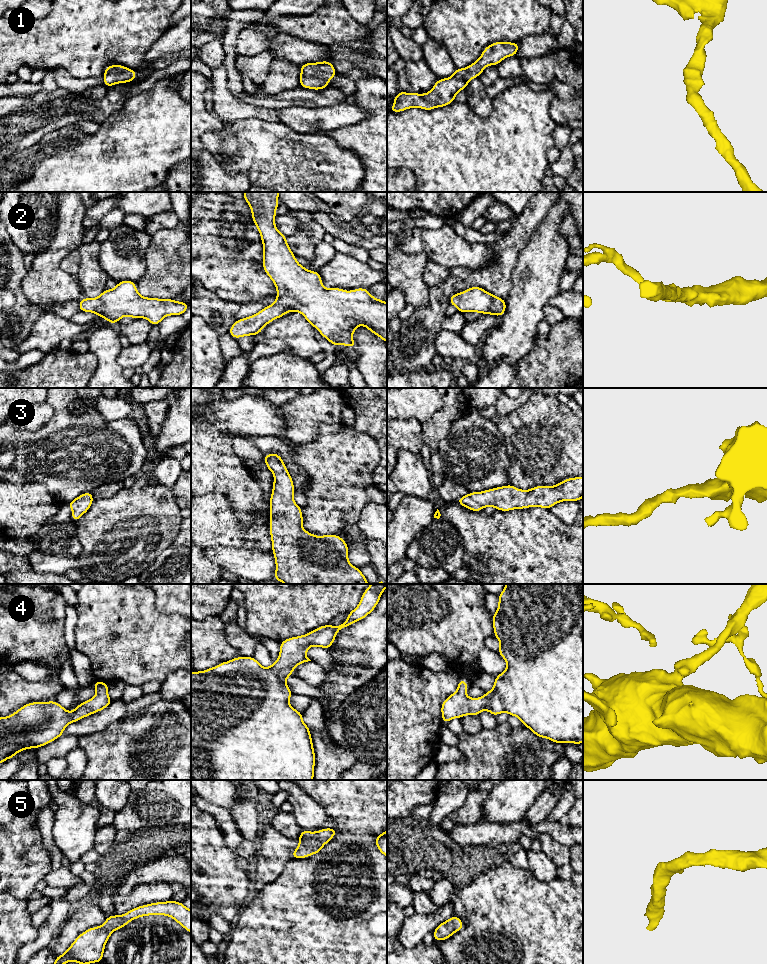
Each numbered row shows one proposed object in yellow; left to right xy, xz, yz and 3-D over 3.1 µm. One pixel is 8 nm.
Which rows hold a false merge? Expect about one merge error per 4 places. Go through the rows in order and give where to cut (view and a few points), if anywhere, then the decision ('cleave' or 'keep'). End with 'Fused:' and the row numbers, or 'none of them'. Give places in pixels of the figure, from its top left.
1: cut none; keep
2: cut none; keep
3: cut none; keep
4: cut none; keep
5: cut none; keep
Fused: none of them

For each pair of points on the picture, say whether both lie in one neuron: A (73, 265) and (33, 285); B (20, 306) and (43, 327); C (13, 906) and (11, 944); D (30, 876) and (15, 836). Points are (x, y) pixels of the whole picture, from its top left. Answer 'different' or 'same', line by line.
A: different
B: different
C: same
D: same

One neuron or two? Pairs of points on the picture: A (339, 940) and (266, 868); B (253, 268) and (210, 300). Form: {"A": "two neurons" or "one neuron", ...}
{"A": "two neurons", "B": "two neurons"}

